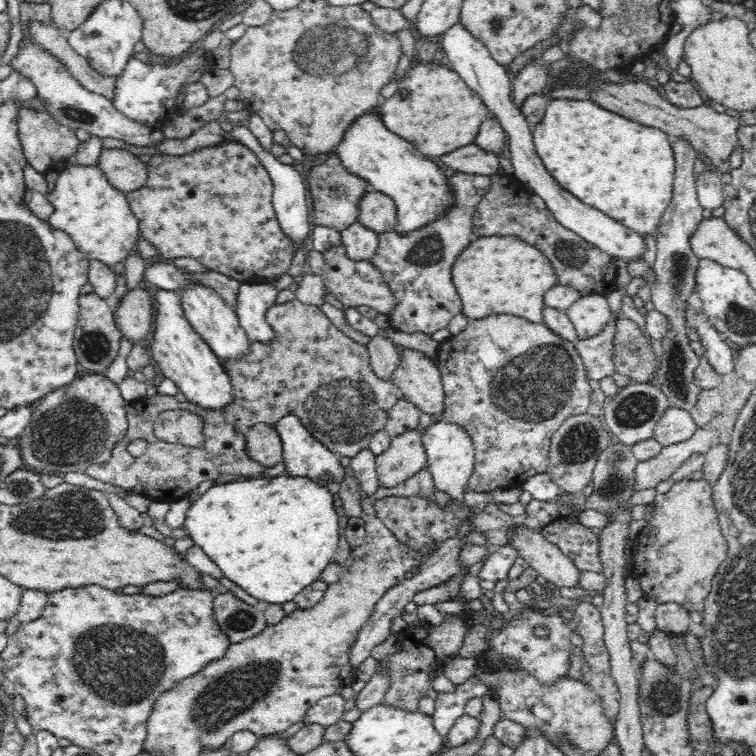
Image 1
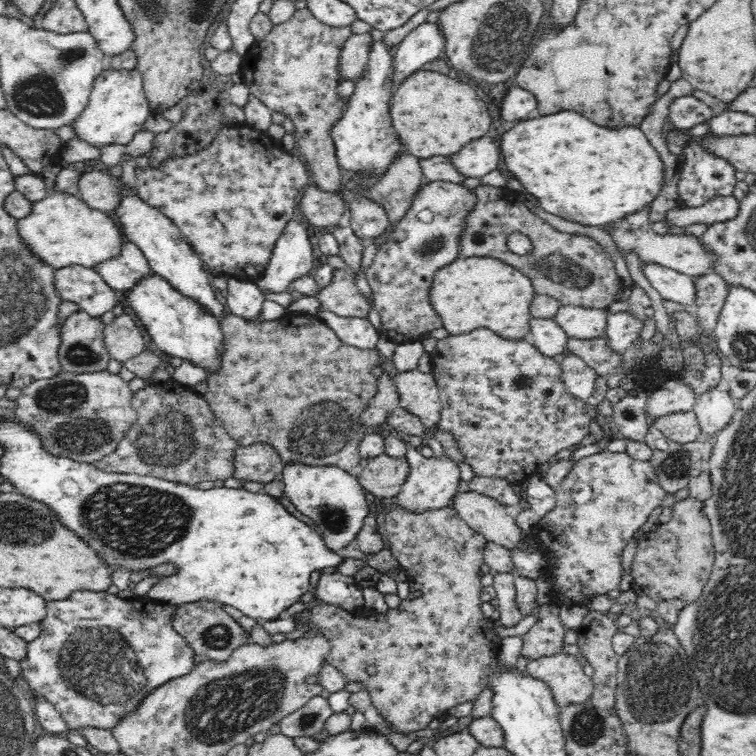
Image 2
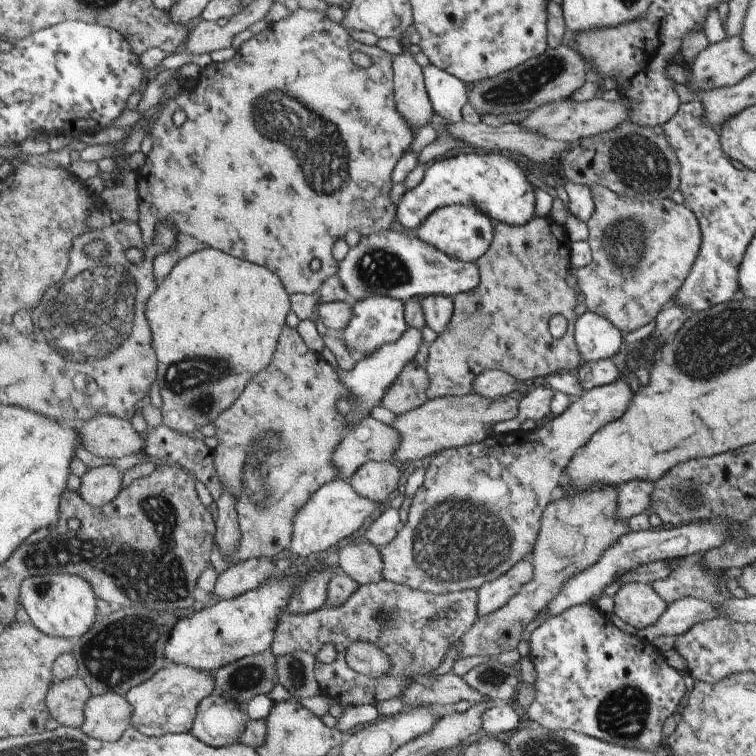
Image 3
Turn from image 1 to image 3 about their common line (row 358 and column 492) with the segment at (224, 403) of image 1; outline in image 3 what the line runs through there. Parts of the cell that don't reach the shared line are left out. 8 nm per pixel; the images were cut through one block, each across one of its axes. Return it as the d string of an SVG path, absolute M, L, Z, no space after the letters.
M470 150L468 154L460 154L438 161L425 171L422 181L412 189L407 190L398 202L397 217L405 229L413 232L423 224L427 217L431 216L437 209L449 205L473 205L485 214L489 215L495 222L505 224L527 224L535 216L535 187L527 180L525 171L519 168L519 164L513 159L507 158L498 152L481 152L477 154Z

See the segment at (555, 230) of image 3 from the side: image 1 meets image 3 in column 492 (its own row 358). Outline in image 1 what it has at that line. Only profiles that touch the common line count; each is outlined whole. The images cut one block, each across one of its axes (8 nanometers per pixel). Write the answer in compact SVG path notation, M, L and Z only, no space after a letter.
M294 298L294 300L290 300L290 302L286 302L285 304L278 304L272 306L272 308L268 308L266 310L266 318L270 326L272 326L276 332L276 340L270 342L270 344L251 341L250 354L248 354L248 356L244 356L240 362L234 362L234 364L230 364L230 362L223 364L226 373L228 373L230 377L234 393L233 404L224 411L226 421L233 424L238 431L245 433L253 424L264 422L274 426L278 419L282 418L282 416L286 416L286 413L294 413L301 417L305 427L309 428L310 432L313 433L319 441L322 441L333 453L352 458L361 450L366 449L373 434L384 429L390 408L394 407L398 399L403 397L398 385L394 383L392 378L382 379L381 376L378 376L377 373L374 372L374 369L372 369L372 365L370 365L367 349L365 347L359 347L354 340L340 331L339 328L324 315L324 312L322 312L320 308L303 304L300 300Z

